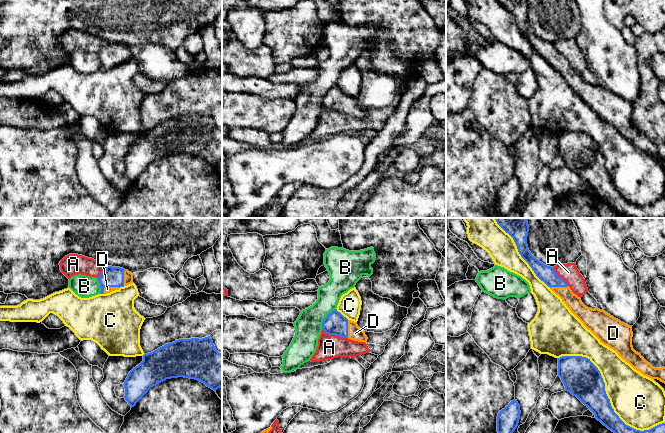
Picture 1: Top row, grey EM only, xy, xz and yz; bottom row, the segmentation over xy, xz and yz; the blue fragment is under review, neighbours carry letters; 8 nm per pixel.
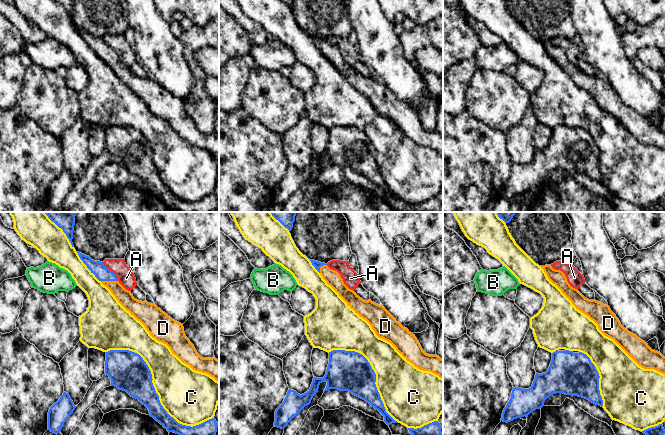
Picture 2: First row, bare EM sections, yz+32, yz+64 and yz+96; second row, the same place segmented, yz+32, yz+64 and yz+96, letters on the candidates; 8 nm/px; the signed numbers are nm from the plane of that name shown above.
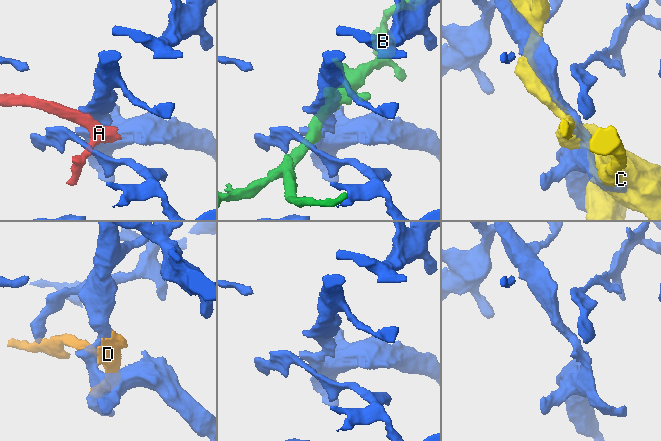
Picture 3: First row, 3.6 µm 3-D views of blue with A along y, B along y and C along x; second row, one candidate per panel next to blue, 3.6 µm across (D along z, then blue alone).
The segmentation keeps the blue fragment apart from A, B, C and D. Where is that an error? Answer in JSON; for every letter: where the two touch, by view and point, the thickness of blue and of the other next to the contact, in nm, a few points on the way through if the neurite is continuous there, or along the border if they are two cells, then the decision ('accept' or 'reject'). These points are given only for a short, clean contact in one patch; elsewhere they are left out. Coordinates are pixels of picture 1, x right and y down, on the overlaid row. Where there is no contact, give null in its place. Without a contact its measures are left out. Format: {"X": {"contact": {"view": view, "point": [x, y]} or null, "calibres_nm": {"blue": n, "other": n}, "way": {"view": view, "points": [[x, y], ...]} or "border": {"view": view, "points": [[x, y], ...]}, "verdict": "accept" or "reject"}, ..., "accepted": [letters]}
{"A": {"contact": {"view": "xz", "point": [334, 334]}, "calibres_nm": {"blue": 180, "other": 190}, "verdict": "reject"}, "B": {"contact": {"view": "xz", "point": [326, 317]}, "calibres_nm": {"blue": 180, "other": 220}, "verdict": "reject"}, "C": {"contact": {"view": "yz", "point": [609, 399]}, "calibres_nm": {"blue": 280, "other": 400}, "verdict": "reject"}, "D": {"contact": {"view": "xy", "point": [109, 286]}, "calibres_nm": {"blue": 160, "other": 50}, "verdict": "accept"}, "accepted": ["D"]}

